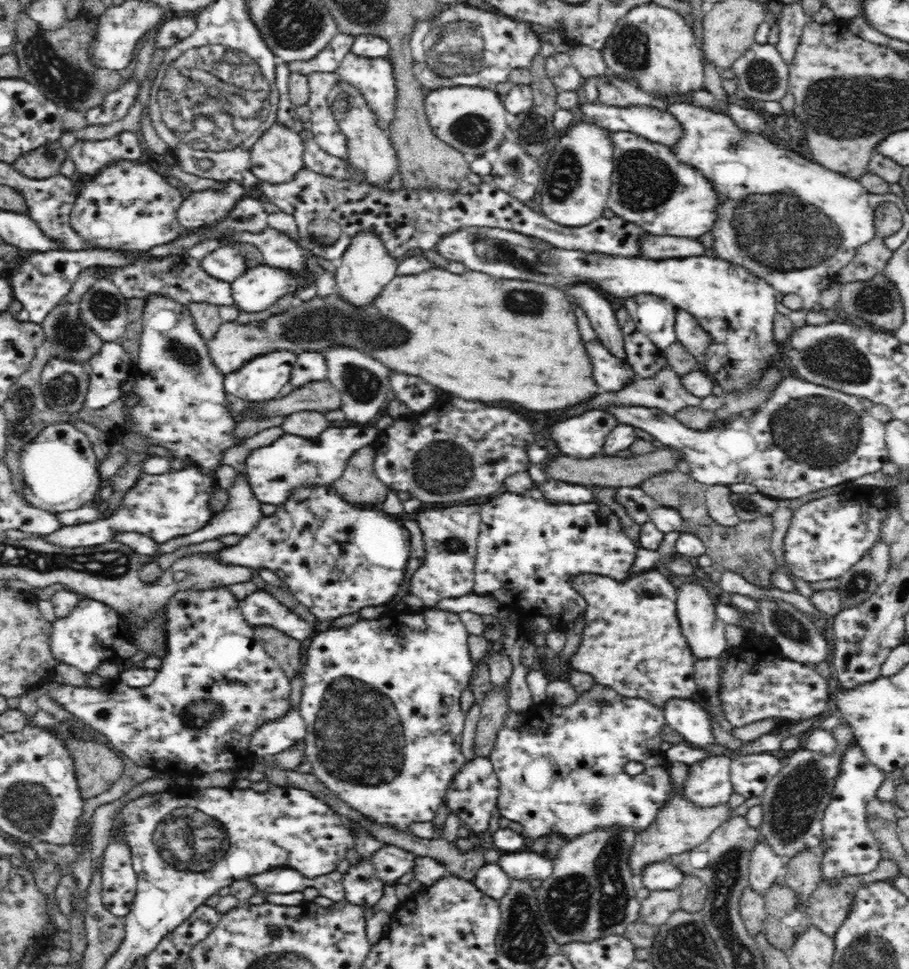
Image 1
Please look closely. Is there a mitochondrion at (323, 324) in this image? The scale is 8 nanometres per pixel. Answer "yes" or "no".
yes

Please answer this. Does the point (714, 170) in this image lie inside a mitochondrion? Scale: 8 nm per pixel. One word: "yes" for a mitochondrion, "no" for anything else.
no

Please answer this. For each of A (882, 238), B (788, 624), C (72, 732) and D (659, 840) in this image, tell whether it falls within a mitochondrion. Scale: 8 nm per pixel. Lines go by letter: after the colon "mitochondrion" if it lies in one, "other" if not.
A: other
B: mitochondrion
C: other
D: other

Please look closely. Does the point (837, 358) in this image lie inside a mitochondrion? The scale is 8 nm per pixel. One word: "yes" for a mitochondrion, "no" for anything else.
yes

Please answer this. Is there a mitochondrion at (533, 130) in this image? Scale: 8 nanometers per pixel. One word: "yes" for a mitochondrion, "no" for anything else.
yes

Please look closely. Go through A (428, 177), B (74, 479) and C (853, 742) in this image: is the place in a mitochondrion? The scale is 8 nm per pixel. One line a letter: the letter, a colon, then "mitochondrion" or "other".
A: other
B: other
C: other

